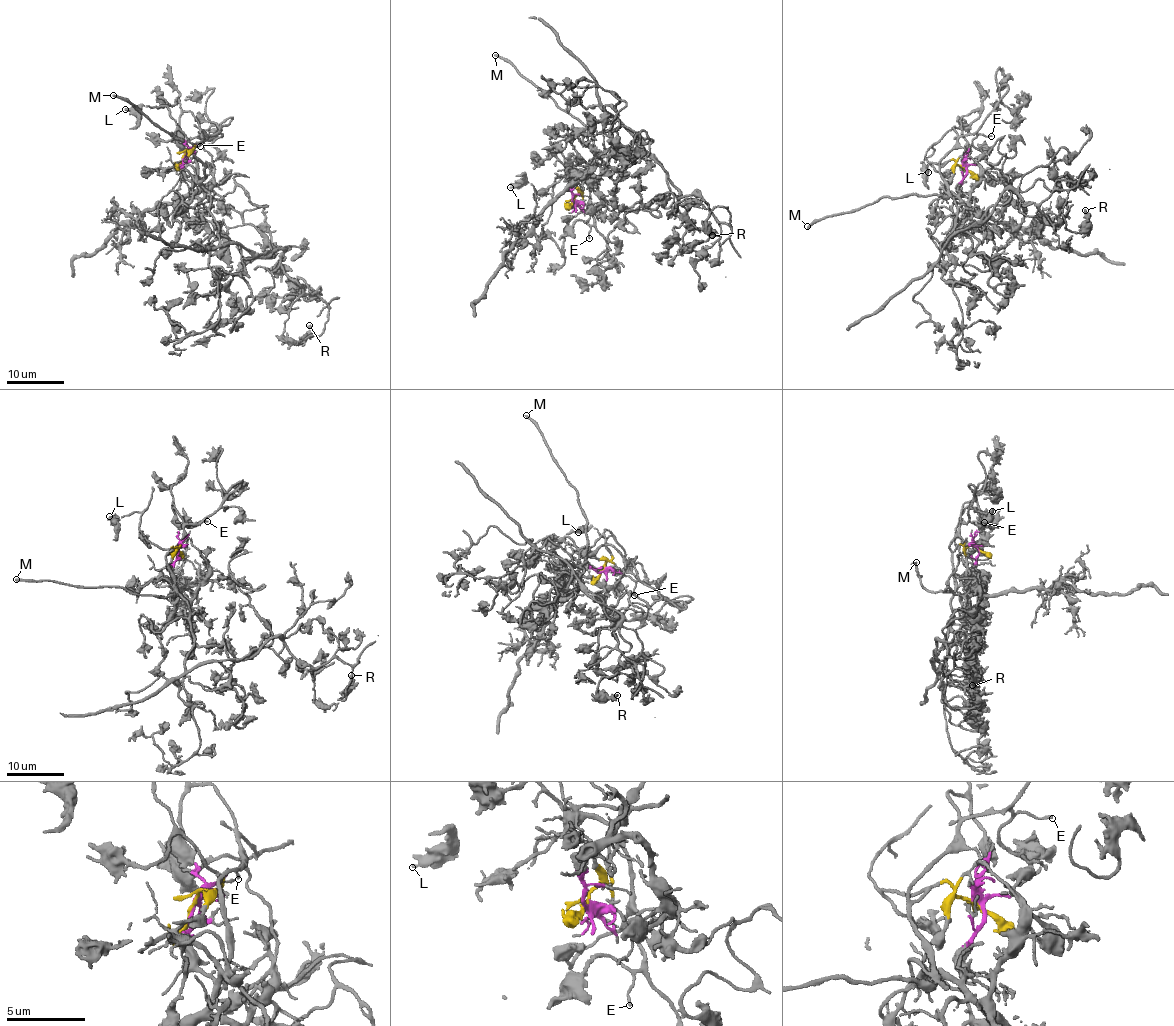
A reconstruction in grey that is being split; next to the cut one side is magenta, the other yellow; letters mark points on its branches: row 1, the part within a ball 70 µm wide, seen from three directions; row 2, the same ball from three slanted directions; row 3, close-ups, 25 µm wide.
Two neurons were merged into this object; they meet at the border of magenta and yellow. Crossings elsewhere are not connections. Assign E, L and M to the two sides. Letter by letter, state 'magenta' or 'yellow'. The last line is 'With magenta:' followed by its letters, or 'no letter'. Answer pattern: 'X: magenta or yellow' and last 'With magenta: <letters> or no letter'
E: yellow
L: yellow
M: magenta
With magenta: M

